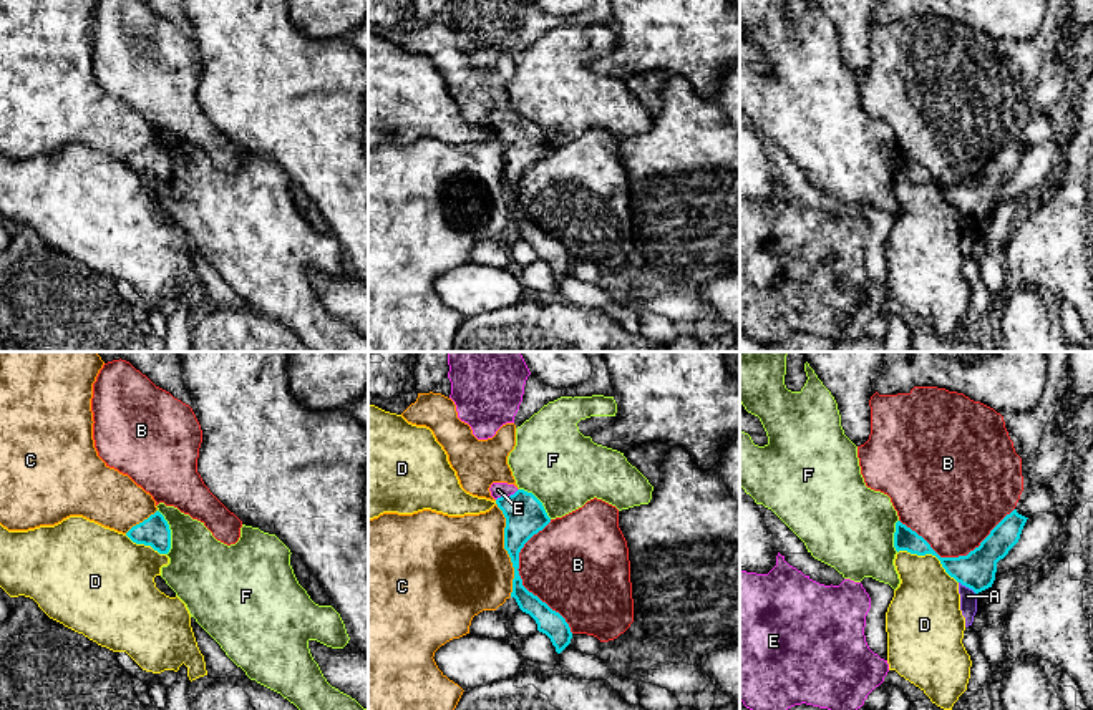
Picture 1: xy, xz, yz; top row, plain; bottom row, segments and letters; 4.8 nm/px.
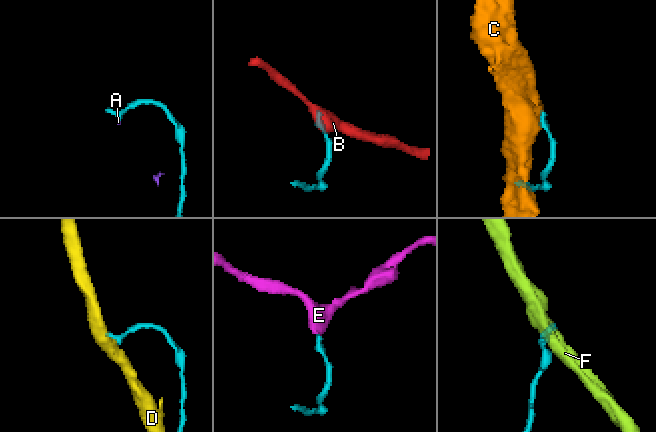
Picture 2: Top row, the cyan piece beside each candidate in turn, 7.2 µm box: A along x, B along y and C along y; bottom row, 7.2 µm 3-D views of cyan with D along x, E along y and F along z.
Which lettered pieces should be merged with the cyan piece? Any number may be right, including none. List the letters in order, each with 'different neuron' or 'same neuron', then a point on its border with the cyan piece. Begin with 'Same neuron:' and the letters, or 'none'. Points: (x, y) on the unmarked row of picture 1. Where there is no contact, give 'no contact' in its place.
Same neuron: E
A: different neuron; contact yz (967, 214)
B: different neuron; contact xz (521, 208)
C: different neuron; contact xz (505, 176)
D: different neuron; contact yz (929, 181)
E: same neuron; contact xz (506, 125)
F: different neuron; contact xy (170, 161)

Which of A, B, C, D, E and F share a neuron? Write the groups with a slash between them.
A D / B / C / E / F

